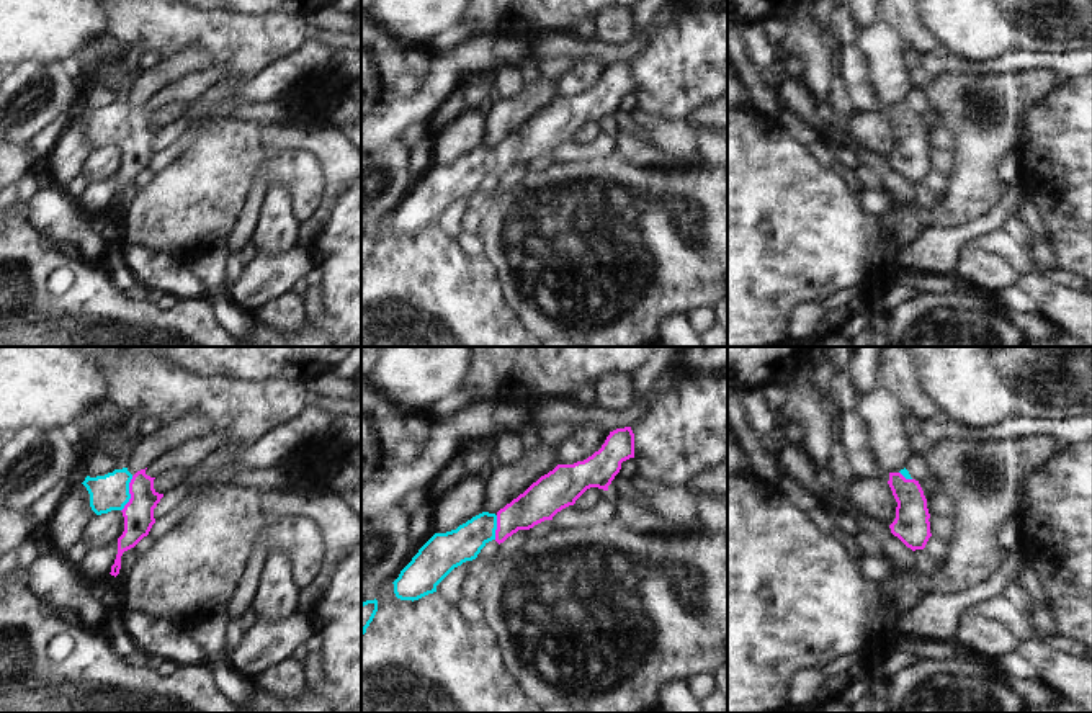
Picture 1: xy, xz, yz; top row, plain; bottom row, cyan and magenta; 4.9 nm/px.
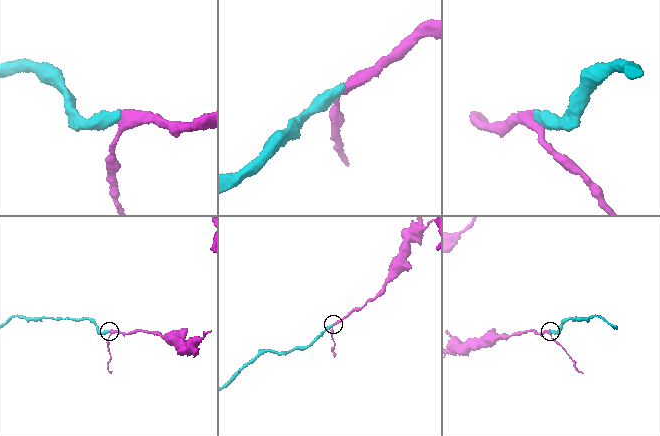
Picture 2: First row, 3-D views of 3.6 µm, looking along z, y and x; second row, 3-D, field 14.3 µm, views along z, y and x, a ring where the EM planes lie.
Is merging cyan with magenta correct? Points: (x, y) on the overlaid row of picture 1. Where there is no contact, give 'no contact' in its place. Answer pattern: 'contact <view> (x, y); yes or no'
contact xy (129, 494); yes

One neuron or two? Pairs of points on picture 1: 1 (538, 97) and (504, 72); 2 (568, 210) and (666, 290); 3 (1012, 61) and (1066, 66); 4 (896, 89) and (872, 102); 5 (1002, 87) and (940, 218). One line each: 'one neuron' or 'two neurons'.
1: two neurons
2: one neuron
3: one neuron
4: two neurons
5: one neuron

